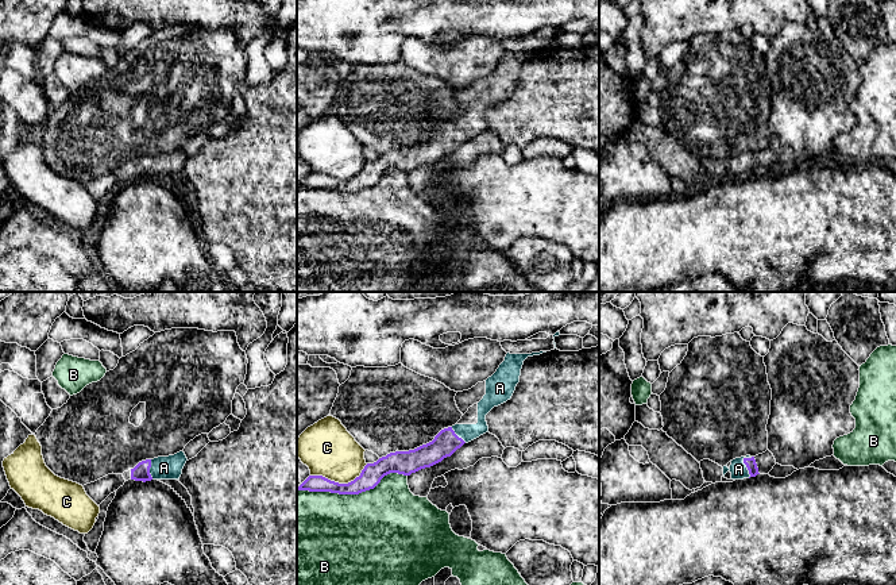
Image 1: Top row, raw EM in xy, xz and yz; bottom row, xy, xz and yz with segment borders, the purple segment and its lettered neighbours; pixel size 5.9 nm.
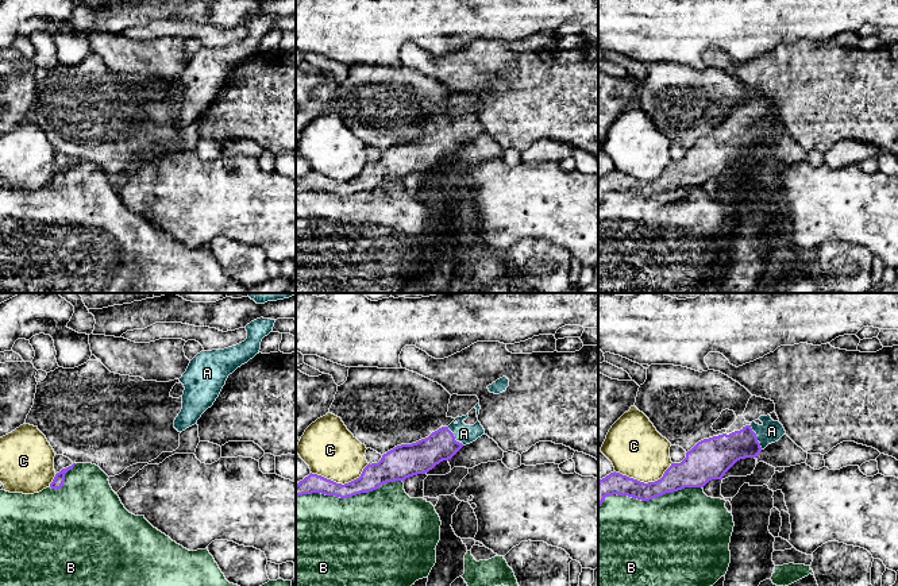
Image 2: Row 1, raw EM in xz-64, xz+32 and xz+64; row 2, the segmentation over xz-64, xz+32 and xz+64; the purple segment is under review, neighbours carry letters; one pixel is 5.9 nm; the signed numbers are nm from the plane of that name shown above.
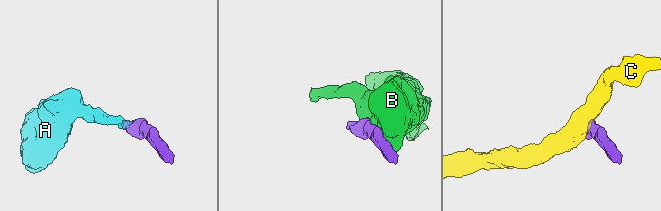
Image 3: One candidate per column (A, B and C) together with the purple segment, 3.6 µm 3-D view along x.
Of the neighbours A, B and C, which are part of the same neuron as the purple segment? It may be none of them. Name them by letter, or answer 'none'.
A

